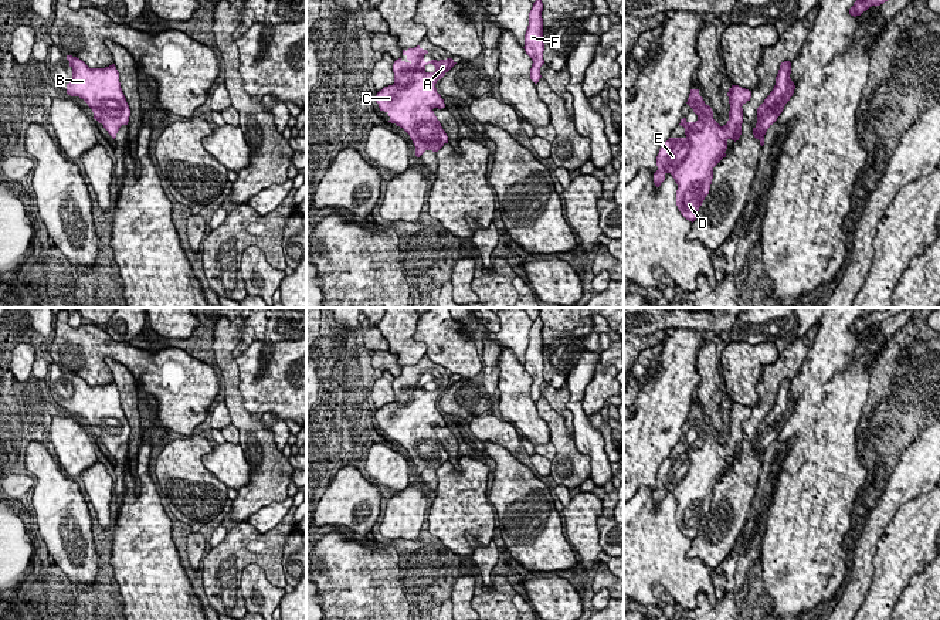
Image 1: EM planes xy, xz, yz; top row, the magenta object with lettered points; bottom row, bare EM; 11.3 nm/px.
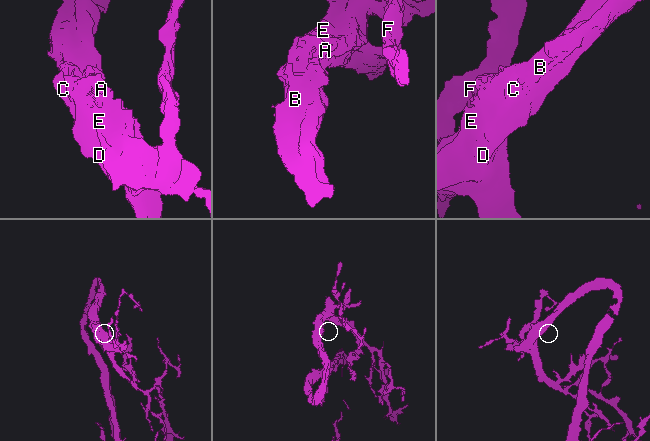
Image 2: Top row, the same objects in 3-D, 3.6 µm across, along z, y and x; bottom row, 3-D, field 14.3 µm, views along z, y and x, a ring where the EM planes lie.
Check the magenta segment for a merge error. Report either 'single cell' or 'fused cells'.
single cell

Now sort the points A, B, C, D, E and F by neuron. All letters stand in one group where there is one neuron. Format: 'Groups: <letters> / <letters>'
Groups: A B C D E F

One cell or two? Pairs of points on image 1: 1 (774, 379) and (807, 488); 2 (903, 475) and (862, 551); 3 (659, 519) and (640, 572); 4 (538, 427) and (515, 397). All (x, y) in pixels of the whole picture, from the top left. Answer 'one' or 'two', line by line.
1: two
2: one
3: one
4: one

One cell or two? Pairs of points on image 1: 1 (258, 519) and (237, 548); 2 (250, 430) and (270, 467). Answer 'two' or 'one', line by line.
1: two
2: one

